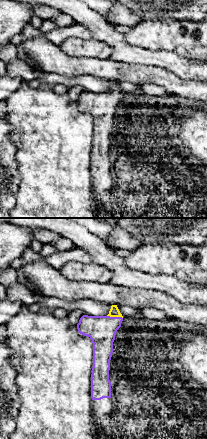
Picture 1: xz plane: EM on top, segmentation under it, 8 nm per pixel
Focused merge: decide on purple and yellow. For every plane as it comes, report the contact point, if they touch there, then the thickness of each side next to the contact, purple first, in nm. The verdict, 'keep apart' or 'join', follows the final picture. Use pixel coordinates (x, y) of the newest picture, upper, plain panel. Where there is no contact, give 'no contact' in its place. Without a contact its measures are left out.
(115, 93) | 220/80 nm

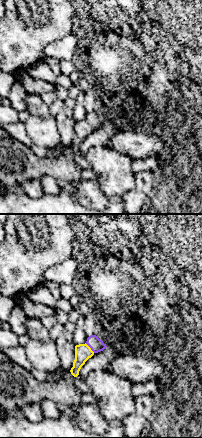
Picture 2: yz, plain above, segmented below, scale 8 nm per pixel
(90, 123) | 110/140 nm

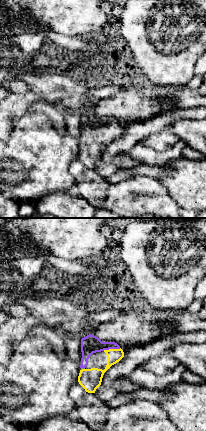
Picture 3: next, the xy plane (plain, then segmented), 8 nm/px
(111, 124) | 150/110 nm

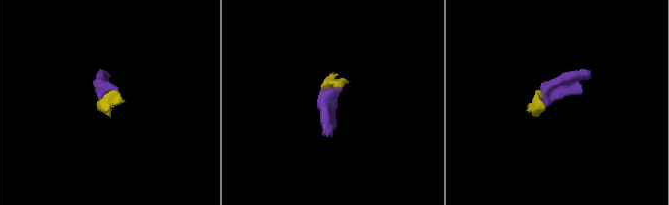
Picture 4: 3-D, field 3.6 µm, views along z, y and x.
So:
join

